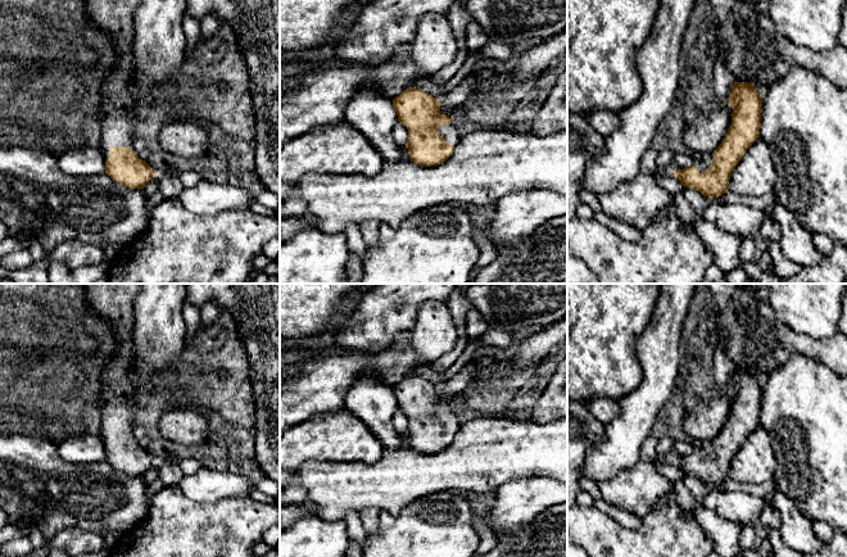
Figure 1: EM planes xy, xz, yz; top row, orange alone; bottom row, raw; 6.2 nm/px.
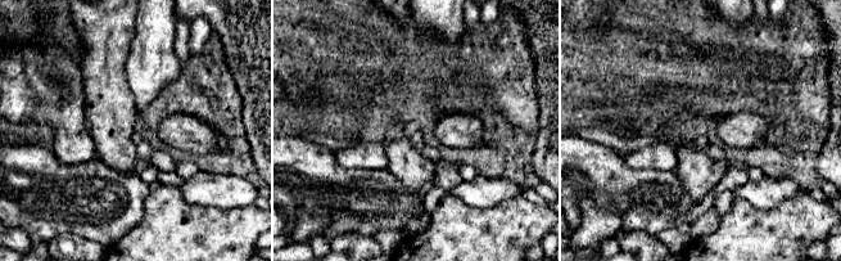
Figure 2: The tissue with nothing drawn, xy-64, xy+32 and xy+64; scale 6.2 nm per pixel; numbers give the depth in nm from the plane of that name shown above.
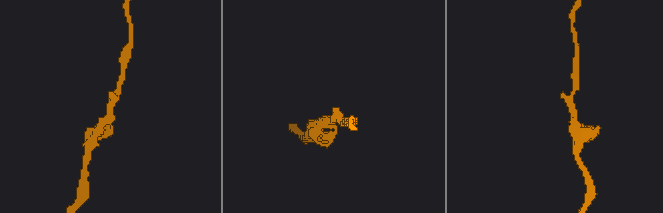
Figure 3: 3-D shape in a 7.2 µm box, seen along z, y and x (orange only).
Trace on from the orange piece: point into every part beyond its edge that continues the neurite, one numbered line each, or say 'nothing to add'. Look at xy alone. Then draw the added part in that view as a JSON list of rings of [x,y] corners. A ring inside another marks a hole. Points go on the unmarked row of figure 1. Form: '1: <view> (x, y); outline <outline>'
1: xy (114, 303); outline [[[83,284],[83,289],[85,289],[85,294],[86,294],[86,299],[92,309],[92,312],[103,318],[113,330],[114,334],[114,340],[117,343],[117,348],[114,350],[113,357],[109,359],[109,362],[100,370],[101,371],[101,398],[100,398],[100,406],[101,406],[101,424],[100,424],[100,438],[103,439],[104,447],[105,449],[109,447],[109,435],[110,434],[130,434],[137,443],[137,439],[133,436],[133,415],[135,415],[135,408],[133,408],[133,394],[136,391],[136,389],[133,388],[133,385],[130,381],[130,376],[131,376],[131,367],[132,367],[132,362],[130,359],[131,354],[132,354],[132,347],[133,347],[133,330],[135,330],[135,299],[137,293],[140,291],[140,284]]]

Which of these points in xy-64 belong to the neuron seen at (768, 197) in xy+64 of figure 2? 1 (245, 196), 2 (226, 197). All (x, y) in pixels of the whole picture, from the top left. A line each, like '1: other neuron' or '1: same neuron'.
1: same neuron
2: same neuron

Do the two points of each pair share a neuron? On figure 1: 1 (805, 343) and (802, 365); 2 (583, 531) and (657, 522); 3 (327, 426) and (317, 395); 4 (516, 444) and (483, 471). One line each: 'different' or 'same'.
1: different
2: same
3: different
4: same

